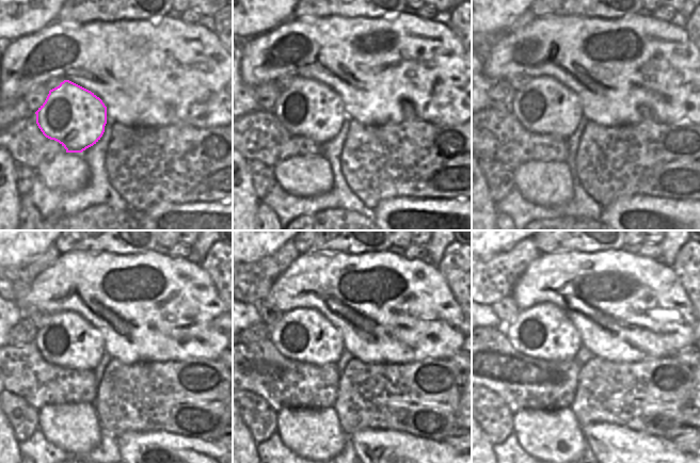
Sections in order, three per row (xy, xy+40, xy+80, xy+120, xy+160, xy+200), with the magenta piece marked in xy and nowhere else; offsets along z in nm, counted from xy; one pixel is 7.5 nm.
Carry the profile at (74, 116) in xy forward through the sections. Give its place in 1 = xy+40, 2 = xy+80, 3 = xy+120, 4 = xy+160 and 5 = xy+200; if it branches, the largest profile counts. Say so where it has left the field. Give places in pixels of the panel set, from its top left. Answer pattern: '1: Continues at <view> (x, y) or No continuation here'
1: Continues at xy+40 (309, 109)
2: Continues at xy+80 (544, 106)
3: Continues at xy+120 (68, 340)
4: Continues at xy+160 (305, 335)
5: Continues at xy+200 (544, 332).

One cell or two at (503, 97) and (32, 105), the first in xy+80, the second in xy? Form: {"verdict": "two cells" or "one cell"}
{"verdict": "one cell"}

